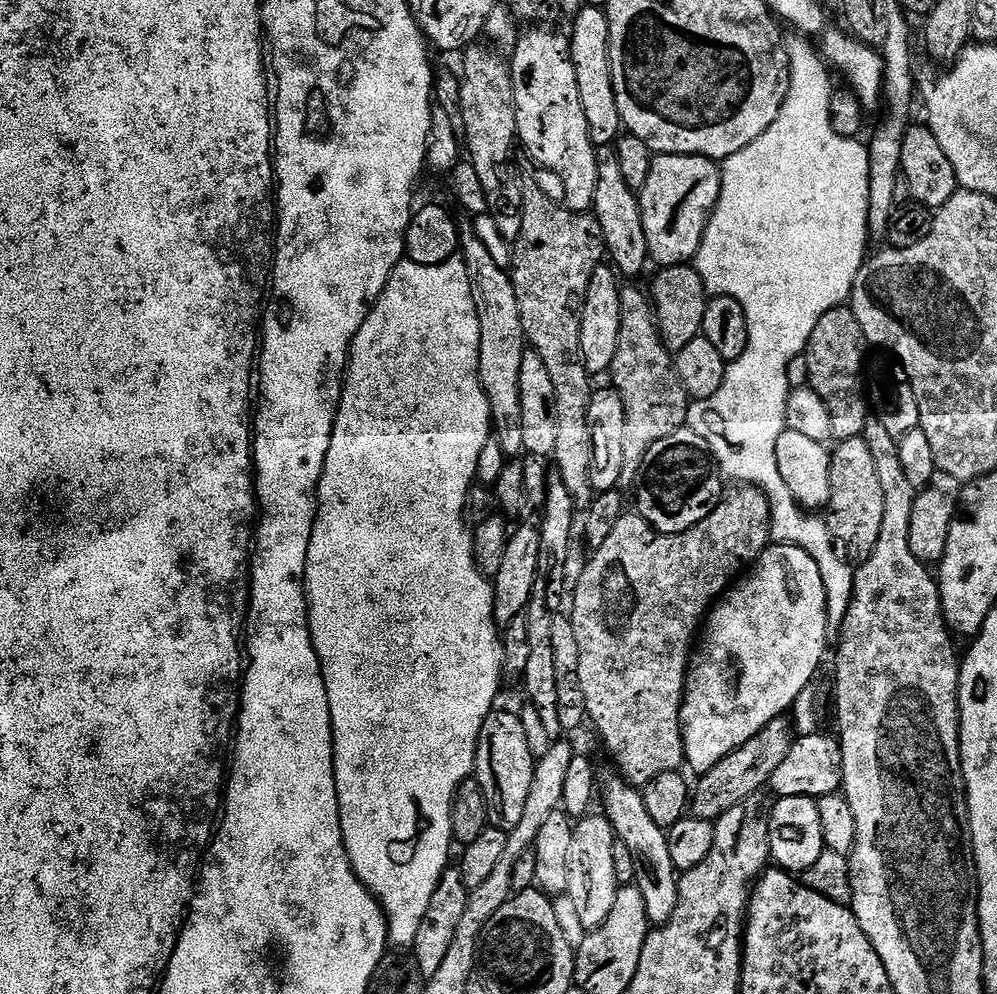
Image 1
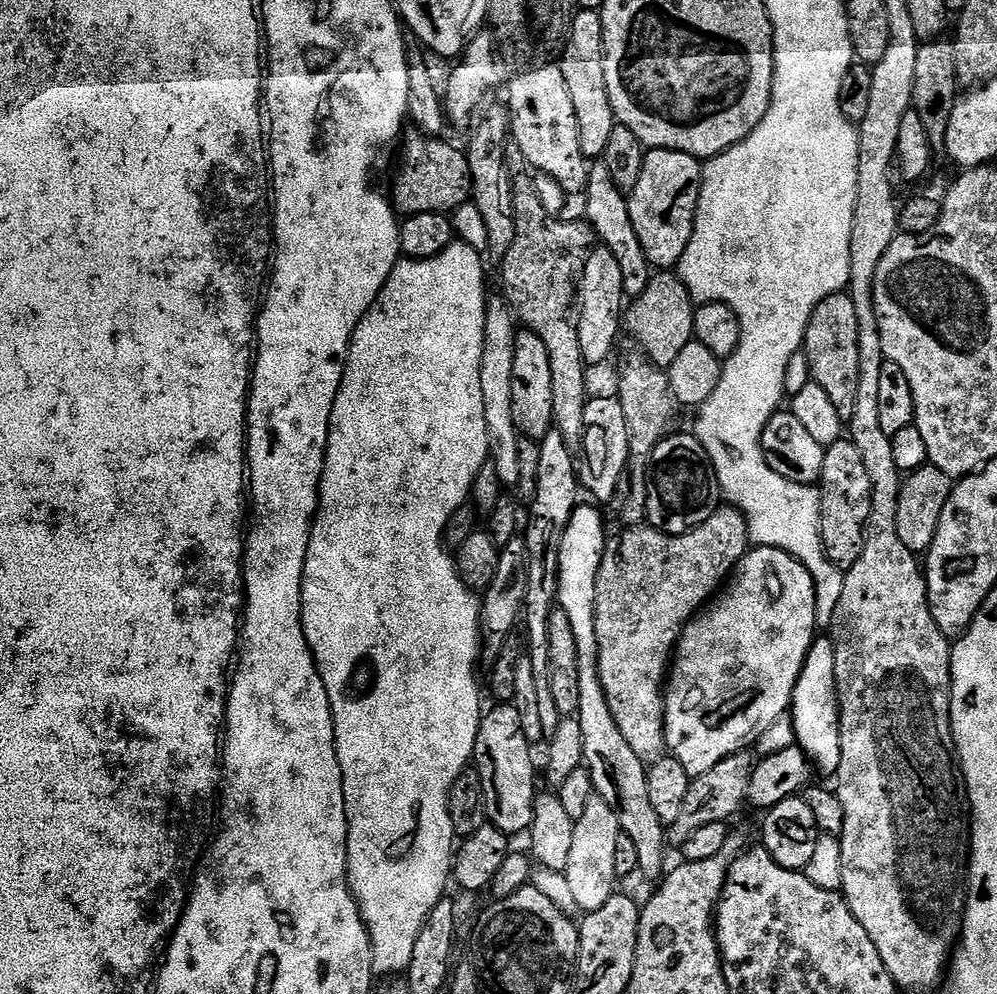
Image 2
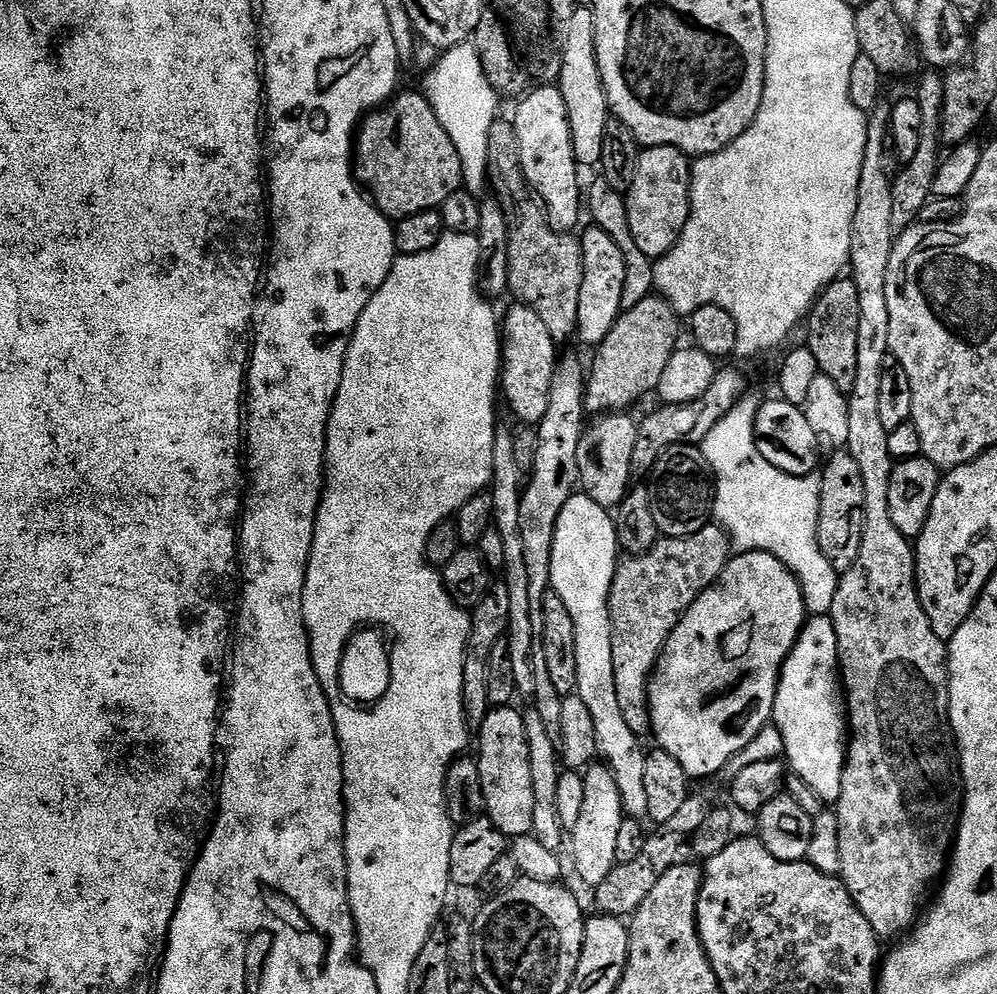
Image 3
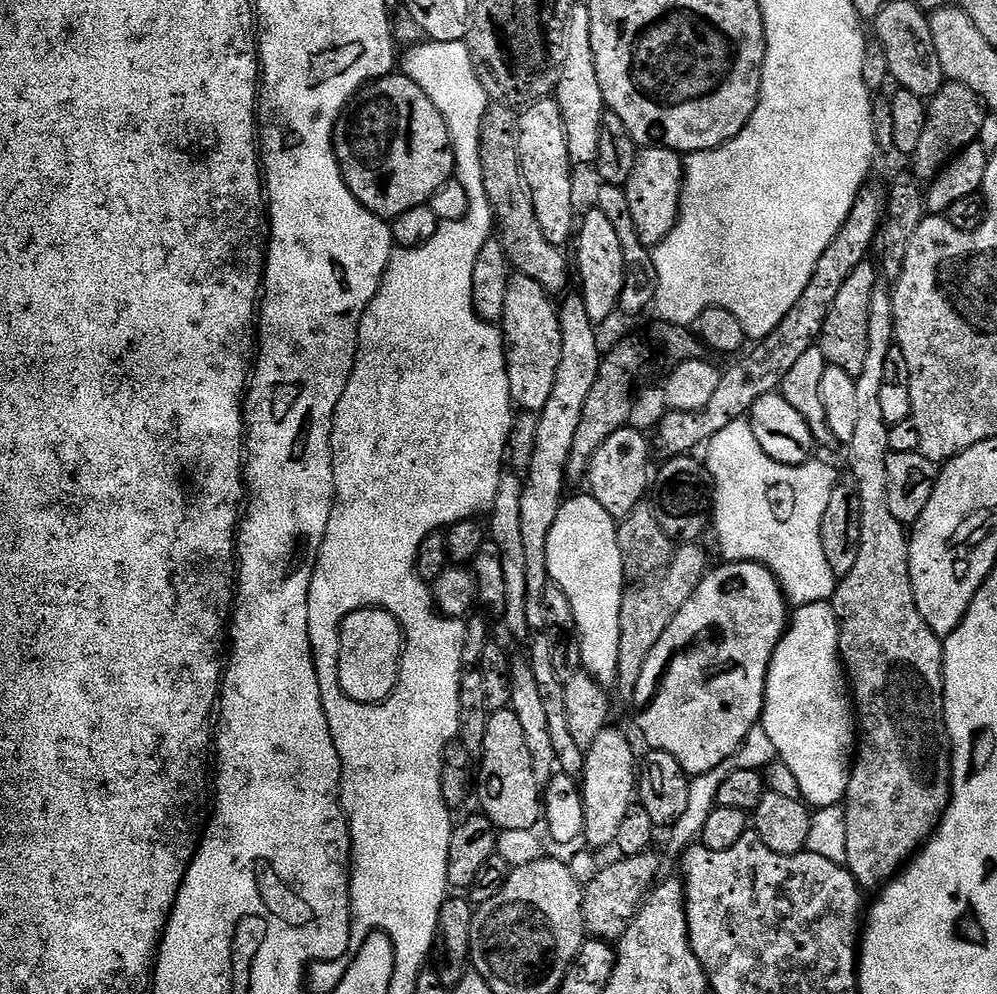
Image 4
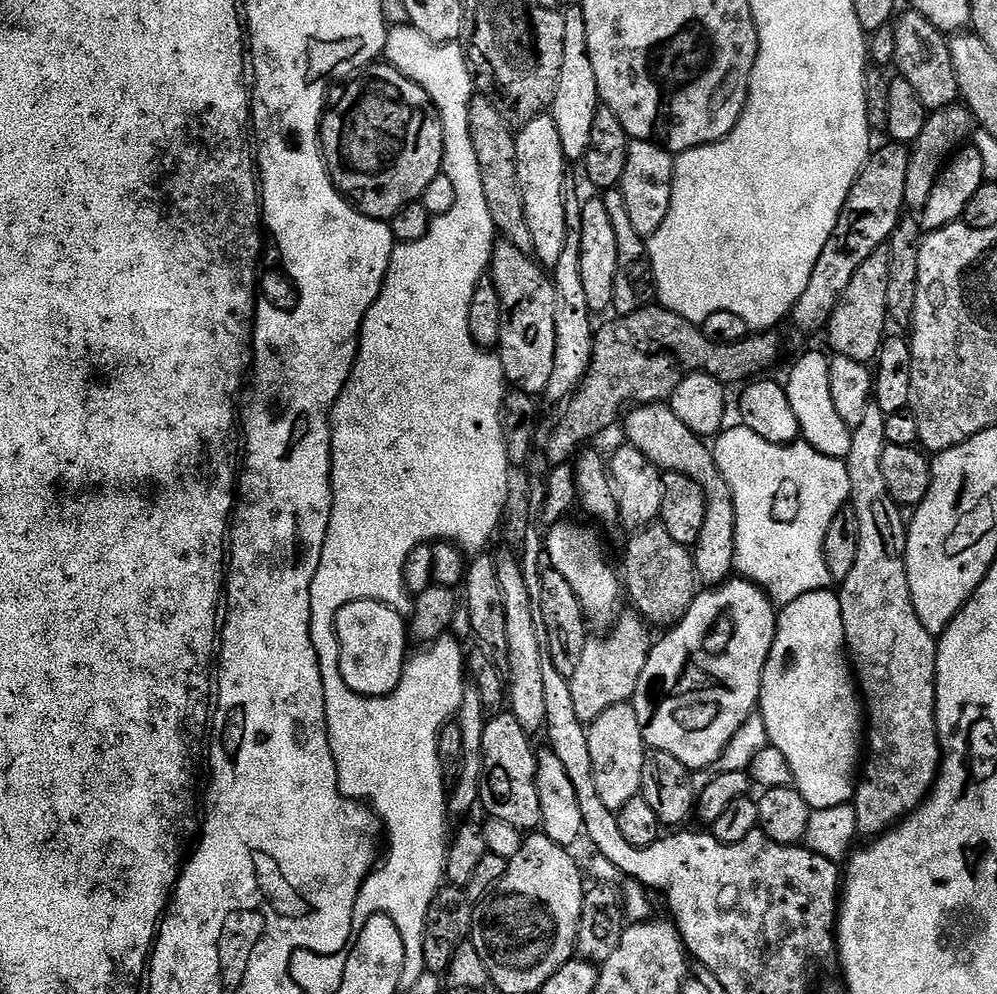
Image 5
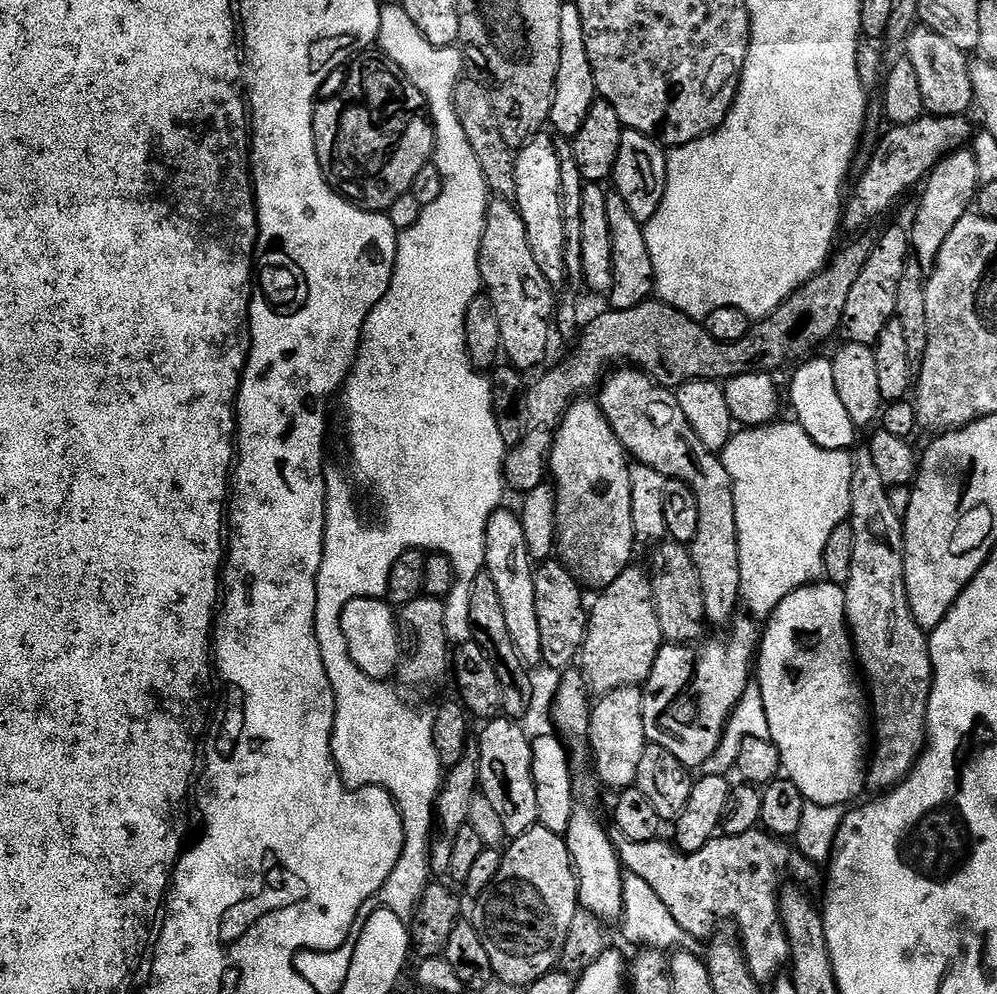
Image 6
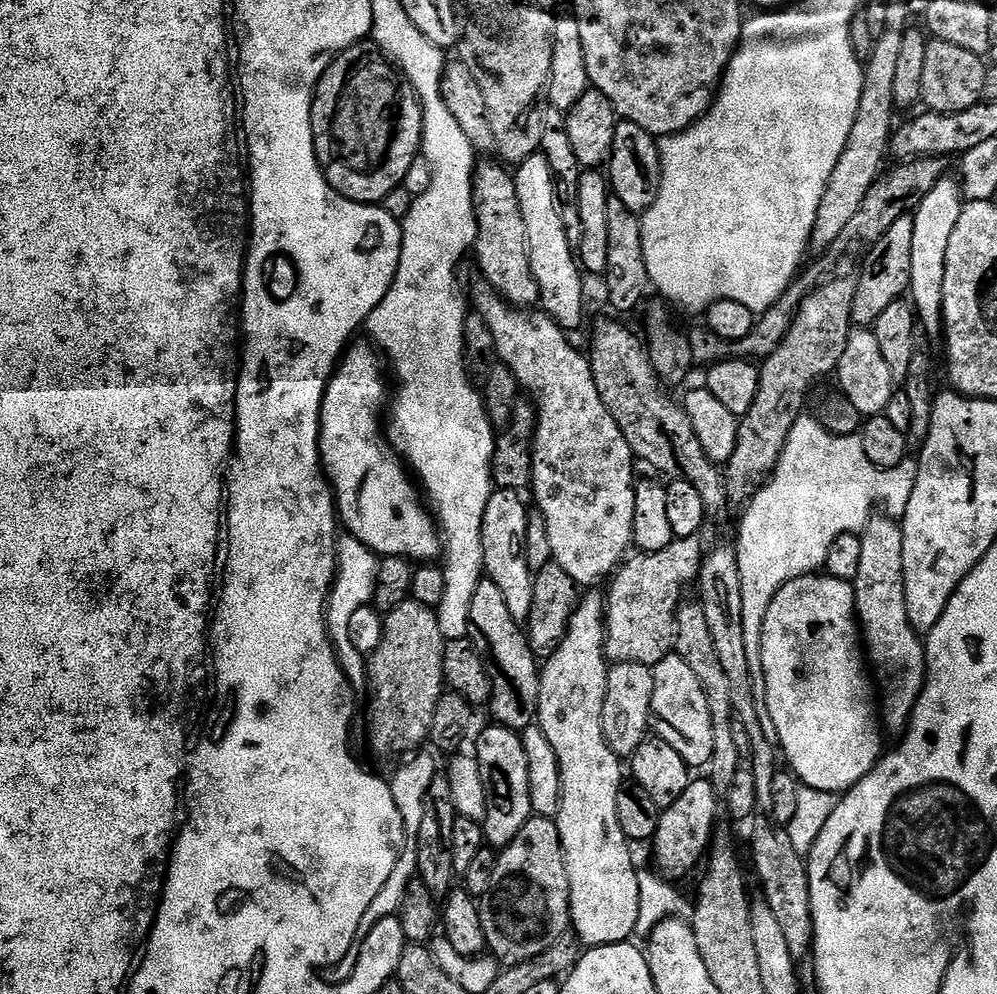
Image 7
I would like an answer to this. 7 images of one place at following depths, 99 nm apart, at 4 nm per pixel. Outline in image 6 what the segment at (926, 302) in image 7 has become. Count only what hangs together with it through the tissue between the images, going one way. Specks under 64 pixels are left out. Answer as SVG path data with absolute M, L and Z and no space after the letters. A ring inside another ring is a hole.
M967 147L951 152L928 173L922 184L924 193L920 196L920 205L916 208L916 217L910 227L910 248L923 268L931 270L936 265L942 245L946 243L946 238L950 238L950 230L958 226L963 216L969 215L980 187L978 162Z

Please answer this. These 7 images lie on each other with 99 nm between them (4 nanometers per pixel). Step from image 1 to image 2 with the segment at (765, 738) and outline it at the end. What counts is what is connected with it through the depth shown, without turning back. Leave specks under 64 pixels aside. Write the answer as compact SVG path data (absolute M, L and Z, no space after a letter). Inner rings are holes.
M743 751L734 753L730 758L722 758L718 766L706 770L706 774L693 779L690 790L686 790L686 799L682 801L678 822L674 822L667 829L666 840L669 845L683 846L686 838L694 834L694 830L702 830L702 826L731 821L731 816L740 807L745 807L754 763L753 757L750 758L748 755L747 751Z

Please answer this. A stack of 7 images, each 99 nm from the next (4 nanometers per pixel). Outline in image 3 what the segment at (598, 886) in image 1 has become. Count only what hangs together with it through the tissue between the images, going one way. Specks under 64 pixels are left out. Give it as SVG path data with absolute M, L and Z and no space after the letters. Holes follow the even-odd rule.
M596 762L583 773L584 793L582 794L582 810L578 814L578 822L570 830L570 844L572 840L572 864L576 867L576 872L580 875L580 880L589 886L595 886L610 874L610 870L615 868L616 855L614 850L618 839L618 830L622 827L622 822L626 819L624 807L622 806L622 794L618 794L618 782L614 782L614 774L603 763Z

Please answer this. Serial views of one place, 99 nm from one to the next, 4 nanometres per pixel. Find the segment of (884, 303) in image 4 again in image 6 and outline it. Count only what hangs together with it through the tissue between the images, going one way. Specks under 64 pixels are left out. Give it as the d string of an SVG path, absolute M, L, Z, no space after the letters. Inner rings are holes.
M866 446L855 449L850 490L854 563L850 565L850 578L844 588L844 597L854 656L866 681L866 692L870 697L870 716L874 721L874 747L866 764L866 784L871 791L873 788L873 793L883 794L901 784L912 773L912 767L924 750L928 738L928 703L932 693L932 659L928 649L928 636L925 629L918 626L908 601L904 577L904 522L894 510L889 489L878 475L878 469L875 468L870 458L870 450Z

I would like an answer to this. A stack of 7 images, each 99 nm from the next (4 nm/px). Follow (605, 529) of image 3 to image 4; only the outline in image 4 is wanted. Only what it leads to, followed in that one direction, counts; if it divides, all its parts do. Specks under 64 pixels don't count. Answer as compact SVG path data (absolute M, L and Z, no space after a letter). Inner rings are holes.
M590 494L569 495L554 518L550 538L546 538L548 578L570 598L574 622L580 635L582 668L601 688L608 690L617 683L618 642L622 598L626 577L622 566L622 550L618 550L618 521Z

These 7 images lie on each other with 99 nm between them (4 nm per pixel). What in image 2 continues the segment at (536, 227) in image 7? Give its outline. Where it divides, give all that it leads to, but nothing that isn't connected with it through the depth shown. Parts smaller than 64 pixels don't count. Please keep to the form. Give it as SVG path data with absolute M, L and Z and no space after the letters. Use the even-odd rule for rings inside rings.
M555 64L529 67L512 80L508 88L507 111L510 113L510 136L520 148L525 161L545 172L568 197L564 200L565 220L584 220L588 197L589 161L582 154L578 142L578 122L574 102L562 70Z

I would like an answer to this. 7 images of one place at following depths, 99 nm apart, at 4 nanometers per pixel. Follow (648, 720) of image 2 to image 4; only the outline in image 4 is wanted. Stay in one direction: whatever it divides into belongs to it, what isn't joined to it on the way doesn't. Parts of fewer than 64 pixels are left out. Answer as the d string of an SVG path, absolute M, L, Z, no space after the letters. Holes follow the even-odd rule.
M684 542L673 551L672 561L668 567L655 578L647 582L637 583L629 587L622 598L622 618L620 619L620 641L618 642L618 670L616 678L618 689L624 698L631 697L636 689L638 674L642 674L642 666L646 666L646 658L650 658L650 650L666 634L666 626L674 622L674 614L690 602L694 590L710 571L708 556L696 542Z

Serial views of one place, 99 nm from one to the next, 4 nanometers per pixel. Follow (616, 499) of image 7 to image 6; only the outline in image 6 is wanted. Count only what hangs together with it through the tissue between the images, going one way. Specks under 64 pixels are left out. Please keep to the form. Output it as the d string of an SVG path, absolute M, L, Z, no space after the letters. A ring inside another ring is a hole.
M577 398L556 429L556 441L548 456L548 470L556 493L556 542L558 556L585 589L602 590L633 563L632 551L638 548L634 517L630 515L630 457L614 434L599 403L592 398Z

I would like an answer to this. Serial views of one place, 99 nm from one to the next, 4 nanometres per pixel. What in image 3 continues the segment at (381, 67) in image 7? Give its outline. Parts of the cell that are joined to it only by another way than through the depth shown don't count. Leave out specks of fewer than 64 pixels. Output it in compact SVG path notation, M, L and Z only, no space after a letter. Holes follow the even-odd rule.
M419 91L402 92L367 113L361 119L354 136L354 175L380 209L380 213L393 222L410 214L439 210L446 198L450 198L450 194L461 191L464 183L462 158L458 158L458 150L454 150L450 134L442 130L442 122L438 122L438 114L434 114L428 97Z

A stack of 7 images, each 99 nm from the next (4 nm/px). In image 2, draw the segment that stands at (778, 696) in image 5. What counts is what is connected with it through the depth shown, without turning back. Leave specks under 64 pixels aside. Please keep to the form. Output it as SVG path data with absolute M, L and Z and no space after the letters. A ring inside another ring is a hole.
M831 639L813 640L804 659L798 682L792 691L790 717L795 732L795 743L809 756L815 771L835 774L842 758L842 746L840 745L840 704L836 700L834 646Z

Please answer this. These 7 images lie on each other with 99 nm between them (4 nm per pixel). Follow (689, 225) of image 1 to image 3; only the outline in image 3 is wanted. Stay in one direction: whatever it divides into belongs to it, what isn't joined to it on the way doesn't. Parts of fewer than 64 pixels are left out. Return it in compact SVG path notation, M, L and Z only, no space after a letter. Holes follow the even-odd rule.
M674 146L644 148L638 158L638 171L634 173L634 186L630 186L626 199L630 234L634 234L634 243L642 249L642 254L646 254L655 262L678 242L692 209L692 164L689 157Z

